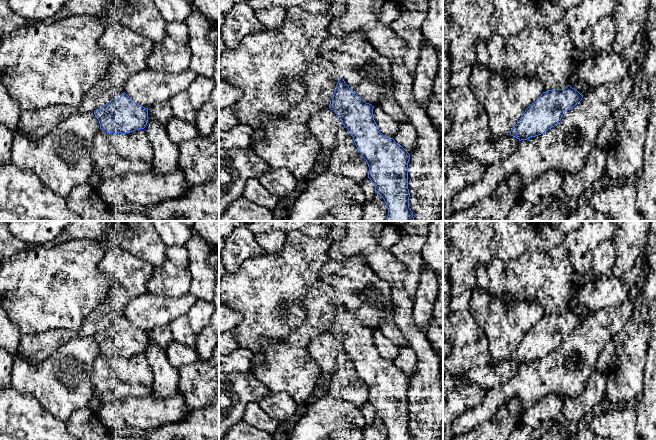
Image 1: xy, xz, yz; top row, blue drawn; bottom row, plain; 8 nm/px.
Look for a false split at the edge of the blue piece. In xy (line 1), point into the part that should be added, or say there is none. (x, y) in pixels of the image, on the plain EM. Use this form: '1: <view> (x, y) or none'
1: xy (118, 319)

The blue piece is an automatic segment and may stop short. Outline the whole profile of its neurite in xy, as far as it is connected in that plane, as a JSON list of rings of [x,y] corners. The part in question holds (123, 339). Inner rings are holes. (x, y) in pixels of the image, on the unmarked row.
[[[124,309],[121,316],[114,319],[112,323],[103,331],[94,335],[95,341],[98,343],[100,353],[106,357],[130,357],[135,354],[144,353],[148,347],[148,332],[138,329],[125,316]]]

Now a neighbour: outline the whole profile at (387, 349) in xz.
[[[380,329],[373,332],[373,339],[380,356],[393,362],[398,356],[398,347]]]

